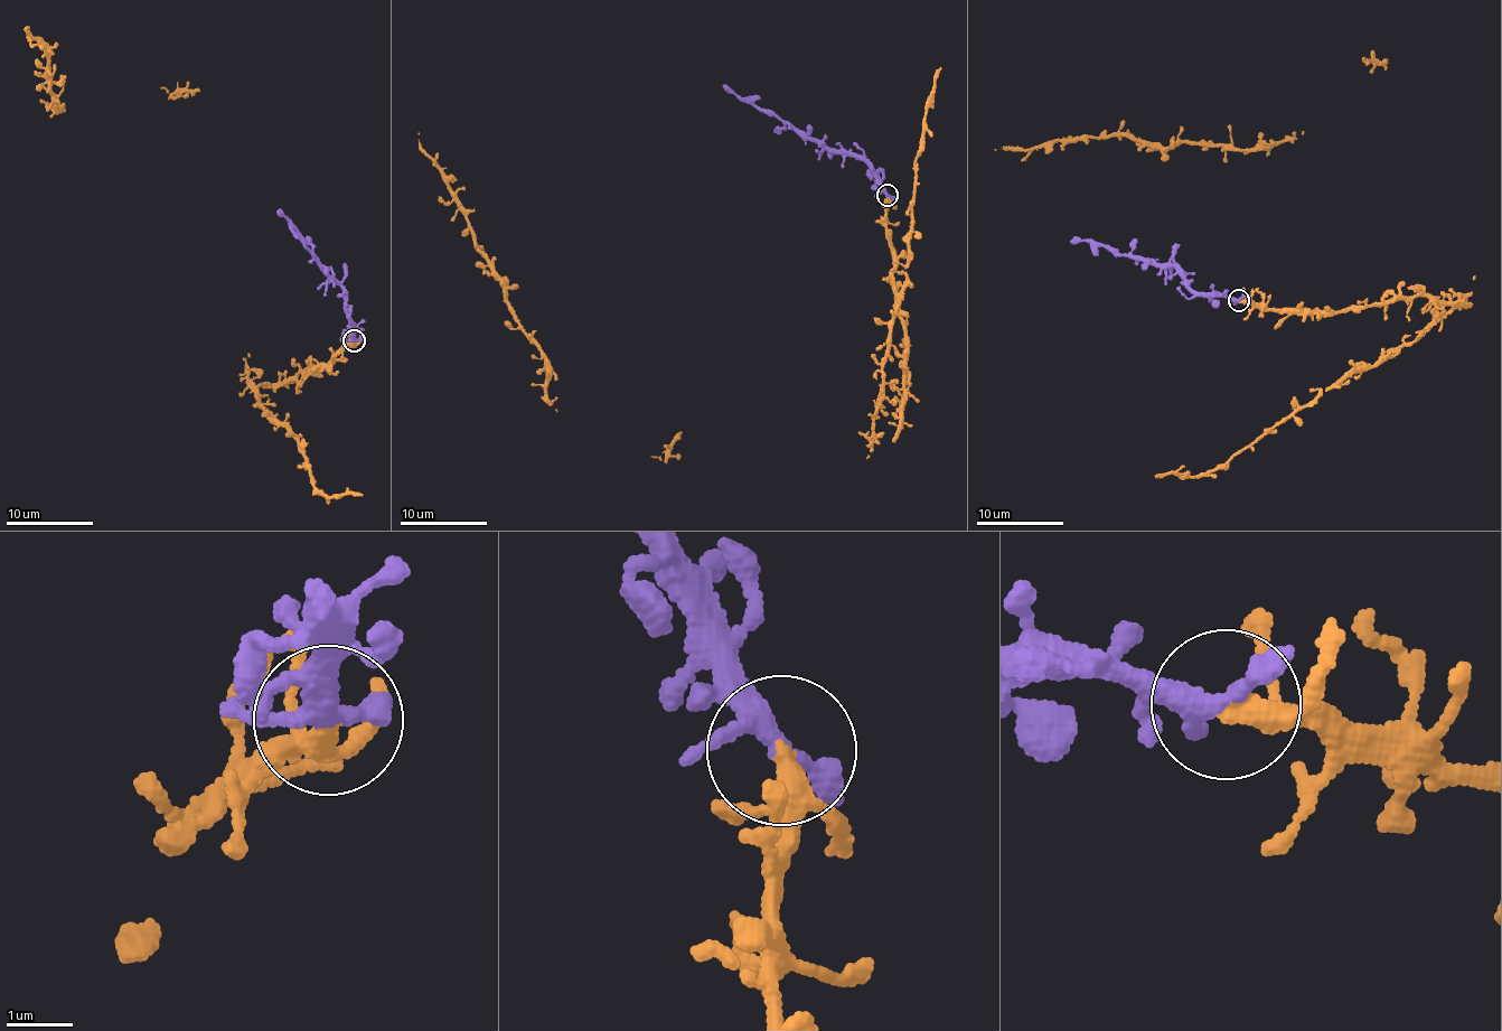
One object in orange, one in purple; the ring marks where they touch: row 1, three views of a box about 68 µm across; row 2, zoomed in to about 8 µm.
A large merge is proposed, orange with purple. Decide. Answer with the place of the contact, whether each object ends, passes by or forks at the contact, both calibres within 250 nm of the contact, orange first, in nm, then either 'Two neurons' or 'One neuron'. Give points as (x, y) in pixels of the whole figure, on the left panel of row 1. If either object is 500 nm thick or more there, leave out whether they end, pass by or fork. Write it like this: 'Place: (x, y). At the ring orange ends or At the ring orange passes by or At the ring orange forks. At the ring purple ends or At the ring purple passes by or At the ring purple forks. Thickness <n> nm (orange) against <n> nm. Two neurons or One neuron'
Place: (354, 340). At the ring orange forks. At the ring purple forks. Thickness 220 nm (orange) against 240 nm. One neuron

